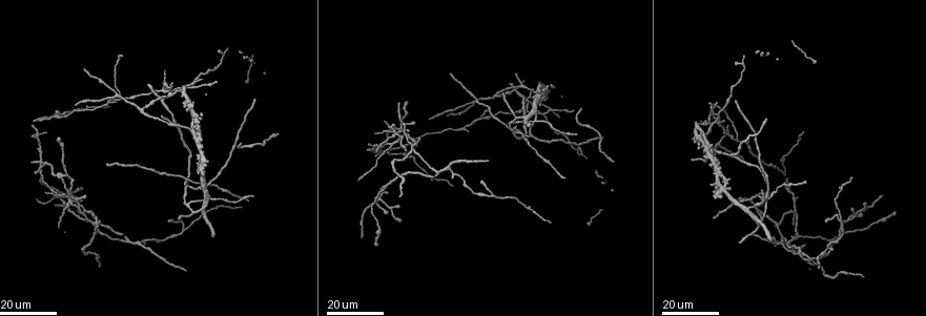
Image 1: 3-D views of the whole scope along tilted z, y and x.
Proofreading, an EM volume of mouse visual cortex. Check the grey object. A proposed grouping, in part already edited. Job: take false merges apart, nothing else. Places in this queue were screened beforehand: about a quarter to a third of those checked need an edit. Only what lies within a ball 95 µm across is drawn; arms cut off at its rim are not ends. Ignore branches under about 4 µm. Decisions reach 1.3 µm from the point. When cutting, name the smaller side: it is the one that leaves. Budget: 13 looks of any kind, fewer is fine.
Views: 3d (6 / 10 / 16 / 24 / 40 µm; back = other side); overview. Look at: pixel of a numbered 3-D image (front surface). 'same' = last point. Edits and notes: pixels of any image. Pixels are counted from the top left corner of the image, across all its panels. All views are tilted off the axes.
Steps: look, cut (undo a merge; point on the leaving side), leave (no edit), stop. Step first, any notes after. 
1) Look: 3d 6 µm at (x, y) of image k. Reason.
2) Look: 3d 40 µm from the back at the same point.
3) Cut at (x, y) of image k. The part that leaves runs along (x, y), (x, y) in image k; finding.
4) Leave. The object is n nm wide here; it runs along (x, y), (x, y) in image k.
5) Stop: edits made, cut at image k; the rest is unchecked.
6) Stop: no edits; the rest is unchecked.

Look: 3d 24 µm at (187, 186) of image 1.

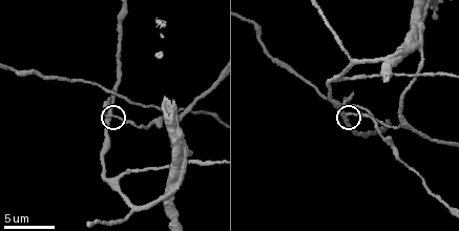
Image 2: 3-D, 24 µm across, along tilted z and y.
Look: 3d 6 µm at (343, 116) of image 2.

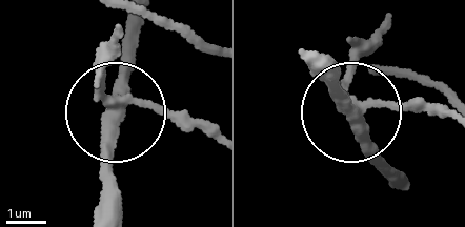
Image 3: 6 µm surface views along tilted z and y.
Cut at (357, 57) of image 3. The part that leaves runs along (356, 109), (445, 114) in image 3; two cells meet here.

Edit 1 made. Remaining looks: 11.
Look: 3d 6 µm at (404, 128) of image 2. Three-way junction.

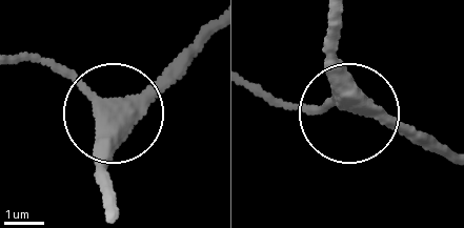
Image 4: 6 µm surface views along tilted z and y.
Look: 3d 6 µm from the back at (112, 106) of image 4.

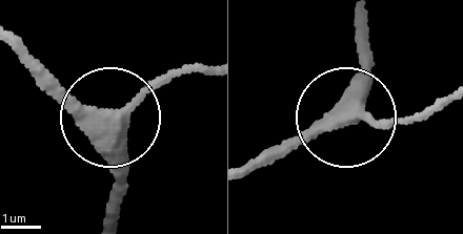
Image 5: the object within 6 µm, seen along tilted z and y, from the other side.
Leave. The side arm is 44 µm long; 3 arms meet here; one cell here.

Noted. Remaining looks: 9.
Look: 3d 10 µm at (119, 178) of image 2. Three arms meet.

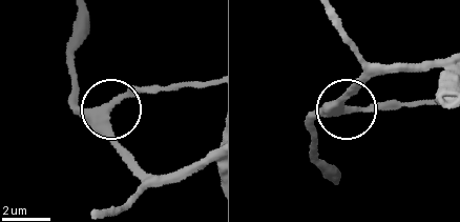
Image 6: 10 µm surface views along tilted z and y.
Look: 3d 6 µm at (106, 110) of image 6. Zoom in.

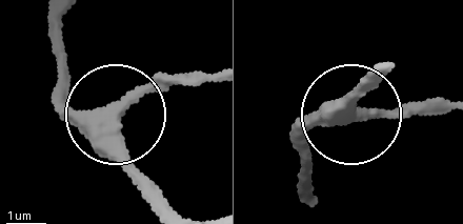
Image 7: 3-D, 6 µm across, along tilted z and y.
Leave. It runs along (57, 20), (62, 88), (78, 107), (126, 113), (213, 78) in image 7; all the same cell.

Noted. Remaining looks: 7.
Look: 3d 10 µm at (420, 46) of image 2.

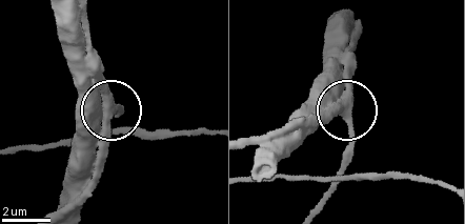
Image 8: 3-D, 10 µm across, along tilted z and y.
Look: 3d 10 µm from the back at (346, 109) of image 8.

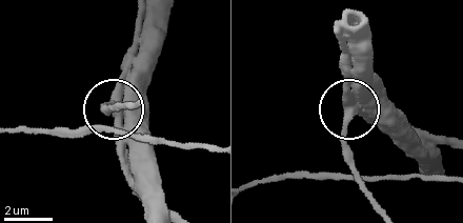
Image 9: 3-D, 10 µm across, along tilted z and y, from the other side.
Leave. It runs along (446, 144), (411, 140), (357, 112), (349, 115), (346, 163) in image 9; one cell here.

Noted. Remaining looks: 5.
Look: 3d 24 µm at (824, 253) of image 1.

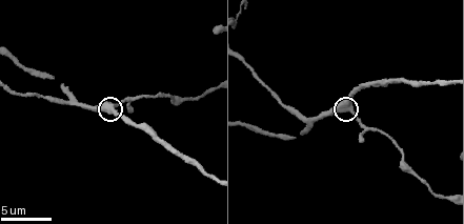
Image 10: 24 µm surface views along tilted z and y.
Look: 3d 6 µm at (350, 108) of image 10. Zoom in.

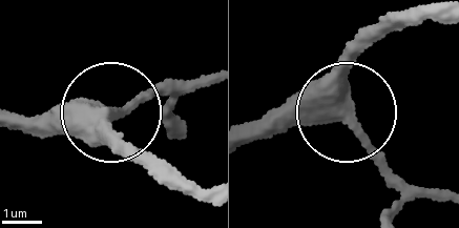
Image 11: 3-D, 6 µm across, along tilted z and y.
Leave. It runs along (246, 137), (338, 115), (339, 84), (364, 36) in image 11; one cell here.

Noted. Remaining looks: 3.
Look: 3d 16 µm at (380, 202) of image 1. Three arms meet.

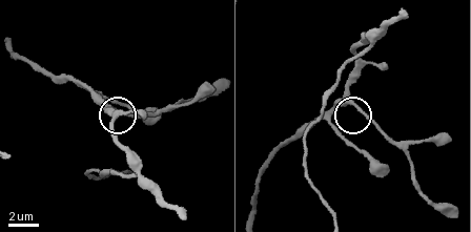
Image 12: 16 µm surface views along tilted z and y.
Look: 3d 10 µm at (350, 104) of image 12.

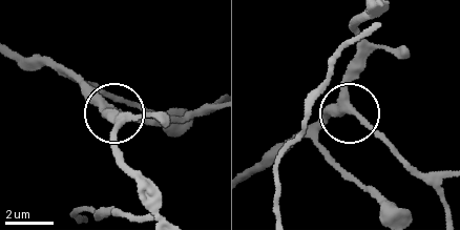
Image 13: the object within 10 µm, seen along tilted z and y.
Leave. The side arm is 12 µm long; 3 arms meet here; all the same cell.

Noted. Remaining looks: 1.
Stop: edits made, cut at image 3; the rest is unchecked.

